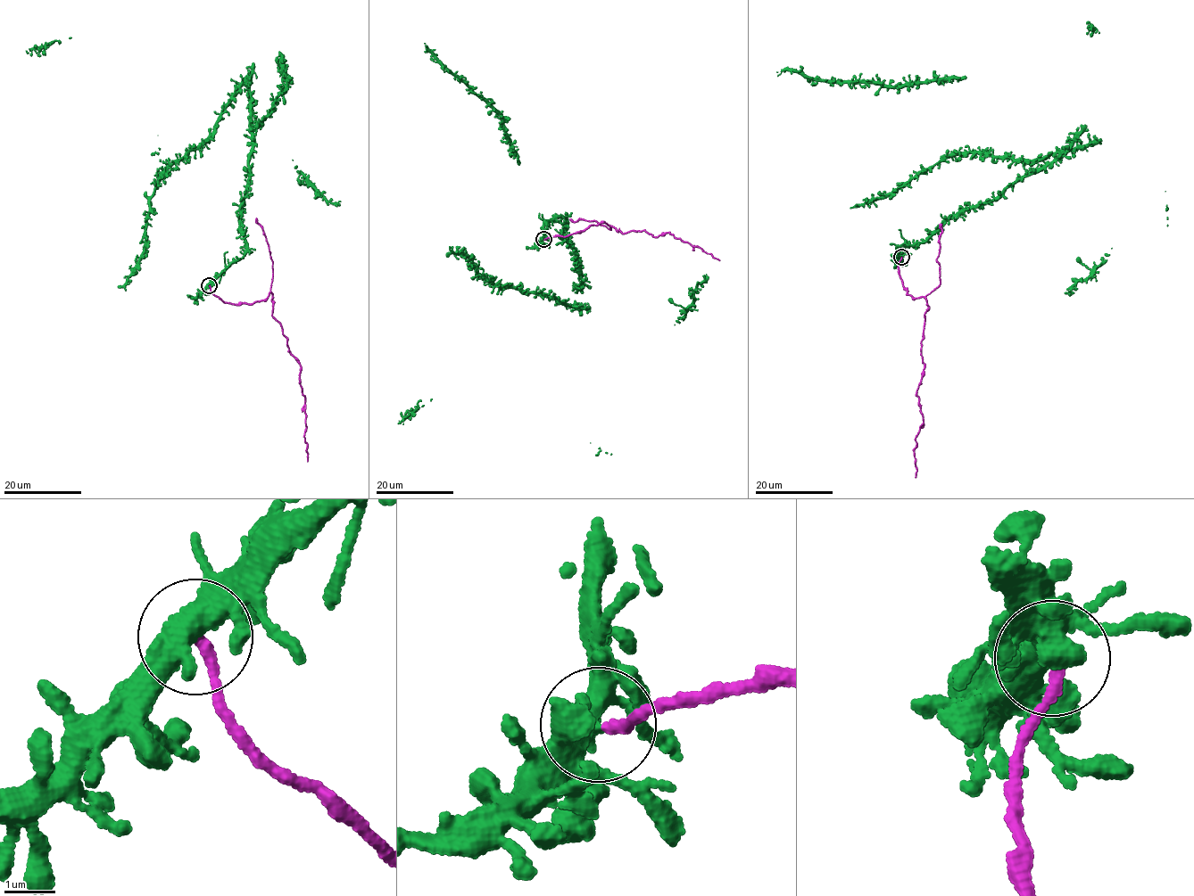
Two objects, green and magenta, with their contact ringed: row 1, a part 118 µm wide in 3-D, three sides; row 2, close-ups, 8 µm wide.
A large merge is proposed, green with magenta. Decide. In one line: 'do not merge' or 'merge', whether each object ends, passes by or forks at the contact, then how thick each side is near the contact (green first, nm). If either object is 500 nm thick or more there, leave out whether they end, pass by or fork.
do not merge; calibres 500 and 200 nm

